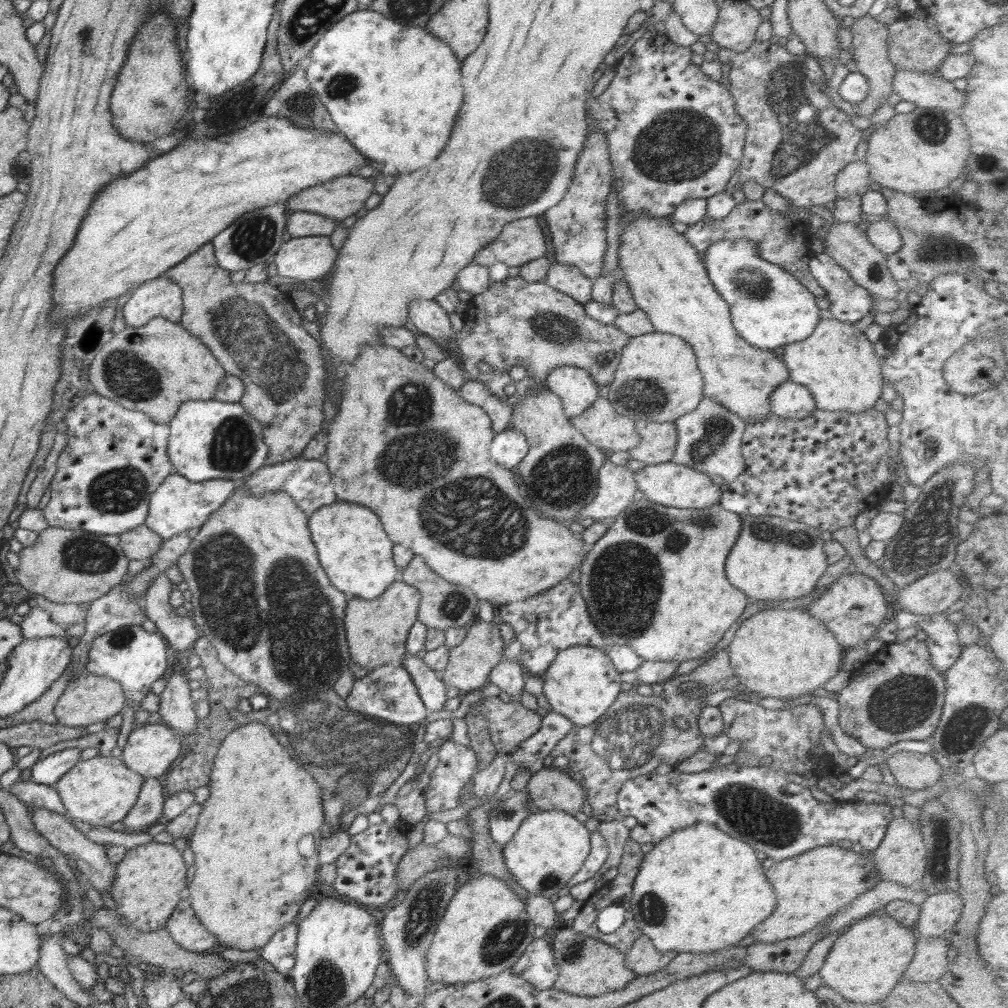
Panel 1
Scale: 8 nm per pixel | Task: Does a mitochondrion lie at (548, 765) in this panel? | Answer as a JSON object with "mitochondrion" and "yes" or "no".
{"mitochondrion":"no"}

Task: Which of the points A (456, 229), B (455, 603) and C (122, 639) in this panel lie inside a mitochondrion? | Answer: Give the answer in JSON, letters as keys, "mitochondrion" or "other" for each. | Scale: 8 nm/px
{"A":"other","B":"mitochondrion","C":"mitochondrion"}

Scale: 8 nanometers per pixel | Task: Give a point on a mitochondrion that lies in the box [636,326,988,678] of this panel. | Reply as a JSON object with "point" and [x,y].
{"point":[925,540]}

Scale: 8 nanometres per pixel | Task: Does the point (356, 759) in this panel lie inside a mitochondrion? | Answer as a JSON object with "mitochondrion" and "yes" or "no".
{"mitochondrion":"yes"}

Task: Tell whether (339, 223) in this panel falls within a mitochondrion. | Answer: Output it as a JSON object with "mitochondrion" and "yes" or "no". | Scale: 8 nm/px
{"mitochondrion":"no"}

